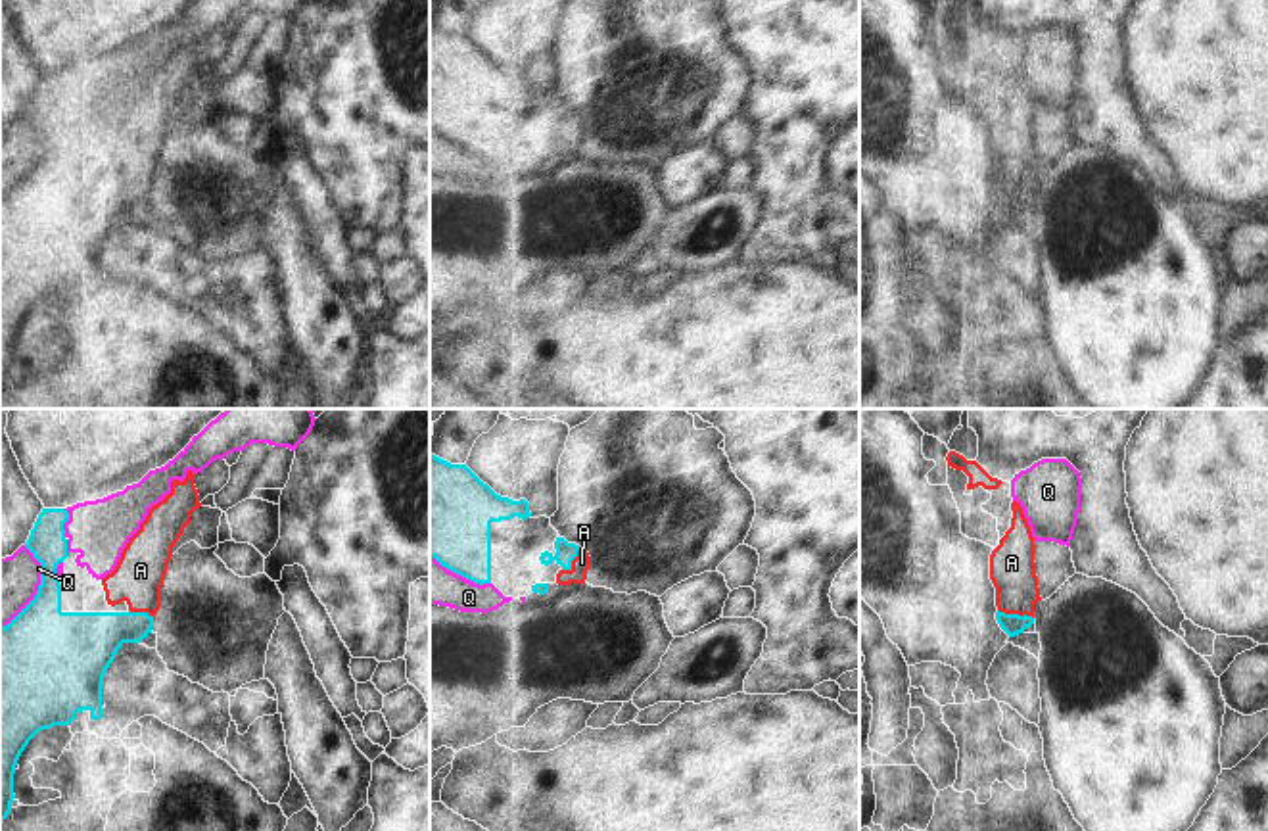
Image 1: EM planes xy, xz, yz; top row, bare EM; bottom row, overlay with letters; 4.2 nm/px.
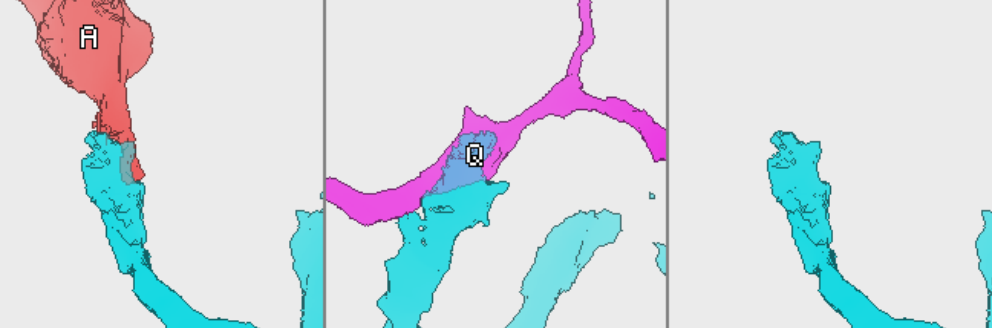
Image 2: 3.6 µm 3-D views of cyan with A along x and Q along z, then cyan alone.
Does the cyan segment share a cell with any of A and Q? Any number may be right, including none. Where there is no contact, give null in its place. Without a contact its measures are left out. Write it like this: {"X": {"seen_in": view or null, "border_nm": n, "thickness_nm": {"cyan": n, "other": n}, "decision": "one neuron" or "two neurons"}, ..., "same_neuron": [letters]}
{"A": {"seen_in": "yz", "border_nm": 160, "thickness_nm": {"cyan": 90, "other": 190}, "decision": "one neuron"}, "Q": {"seen_in": "xy", "border_nm": 120, "thickness_nm": {"cyan": 160, "other": 240}, "decision": "two neurons"}, "same_neuron": ["A"]}

